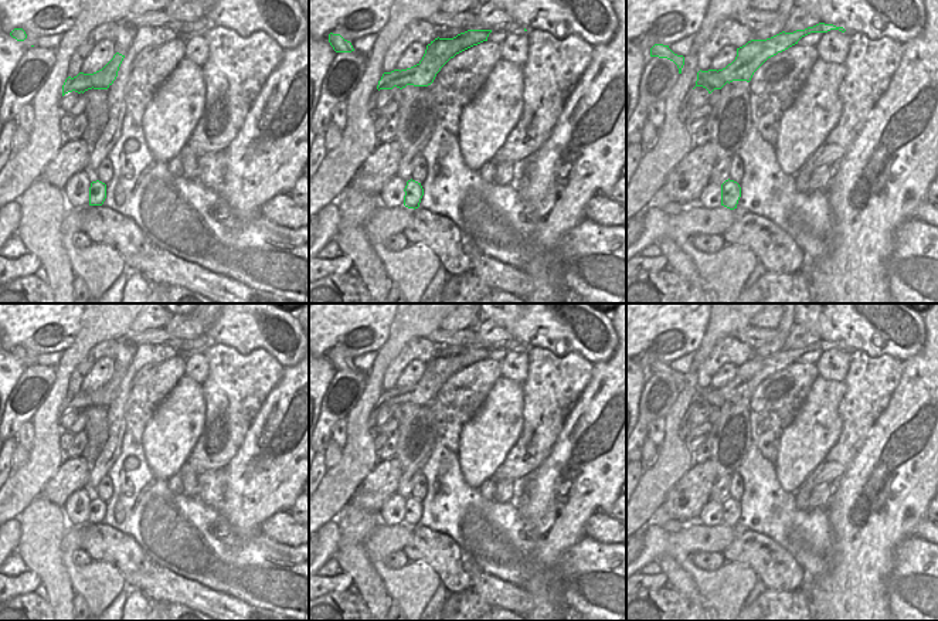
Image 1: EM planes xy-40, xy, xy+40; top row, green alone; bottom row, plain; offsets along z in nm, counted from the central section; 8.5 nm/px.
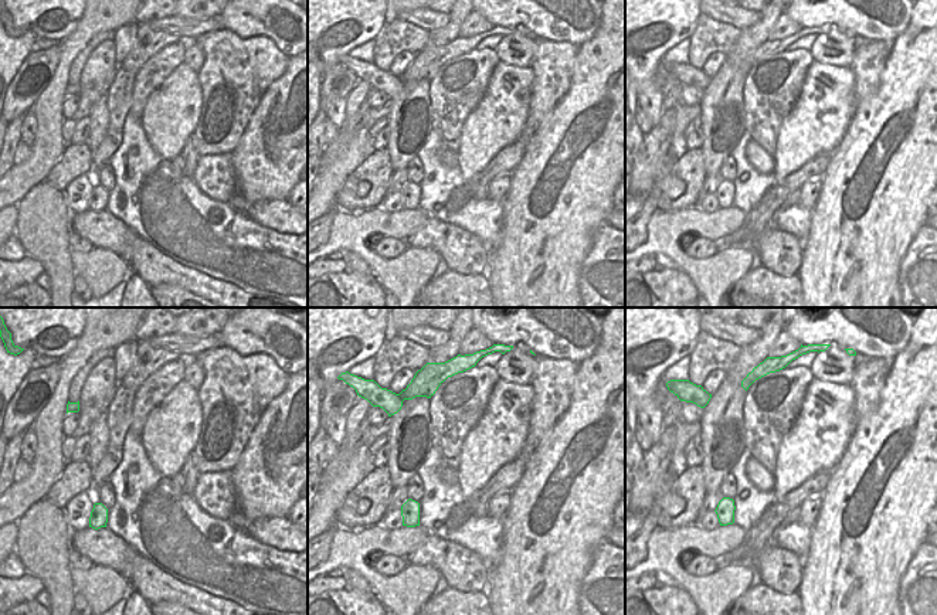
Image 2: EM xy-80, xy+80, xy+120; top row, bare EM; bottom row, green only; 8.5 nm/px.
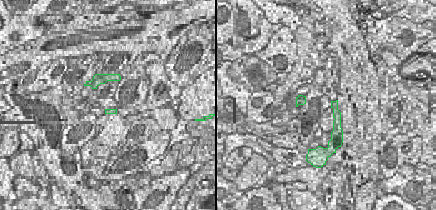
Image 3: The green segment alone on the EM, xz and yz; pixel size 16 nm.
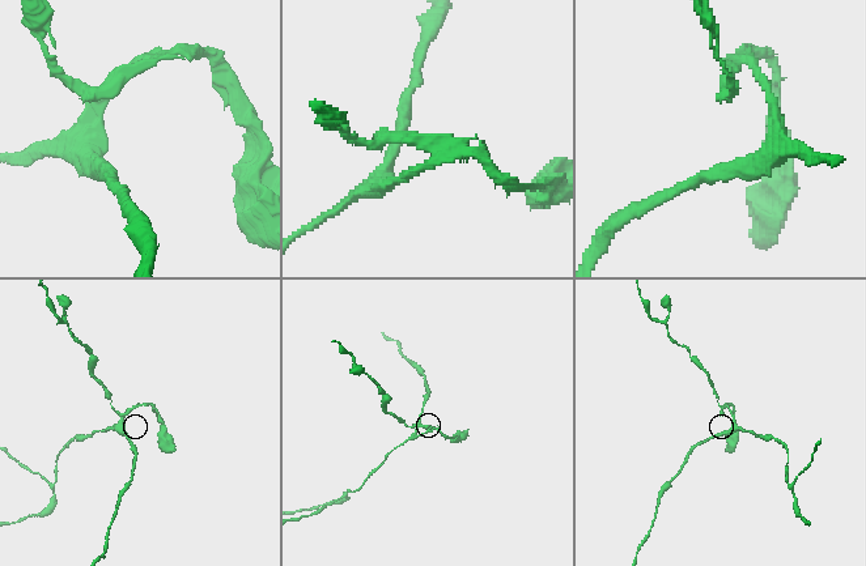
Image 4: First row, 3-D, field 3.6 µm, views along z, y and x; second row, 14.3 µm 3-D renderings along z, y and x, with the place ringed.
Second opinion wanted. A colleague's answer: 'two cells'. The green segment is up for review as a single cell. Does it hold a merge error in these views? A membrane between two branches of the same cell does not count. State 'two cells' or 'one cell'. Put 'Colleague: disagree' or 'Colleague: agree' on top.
Colleague: agree
two cells

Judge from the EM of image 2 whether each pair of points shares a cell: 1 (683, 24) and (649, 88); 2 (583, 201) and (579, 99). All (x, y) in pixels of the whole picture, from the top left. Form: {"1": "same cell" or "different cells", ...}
{"1": "same cell", "2": "same cell"}

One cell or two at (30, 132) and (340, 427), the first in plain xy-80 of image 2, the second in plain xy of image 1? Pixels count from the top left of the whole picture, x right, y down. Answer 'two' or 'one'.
one

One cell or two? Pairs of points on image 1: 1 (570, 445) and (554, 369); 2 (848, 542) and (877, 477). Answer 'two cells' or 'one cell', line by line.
1: two cells
2: one cell

